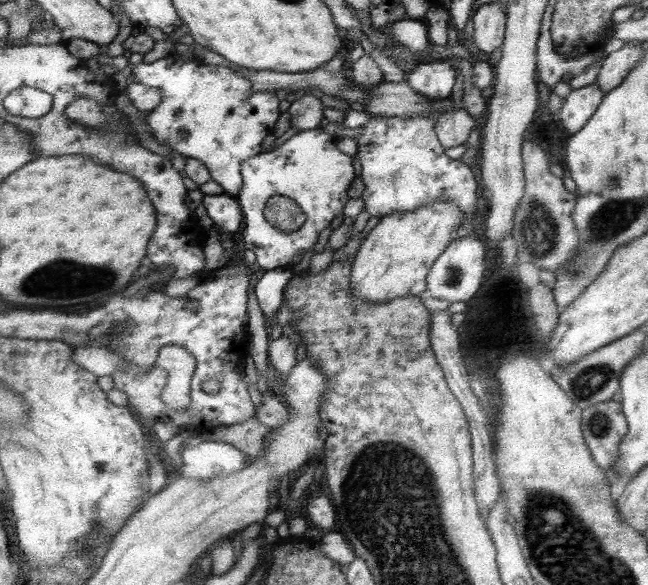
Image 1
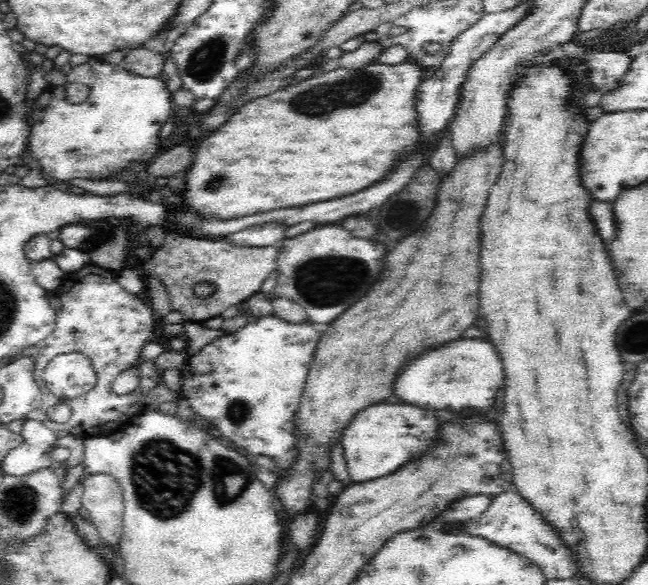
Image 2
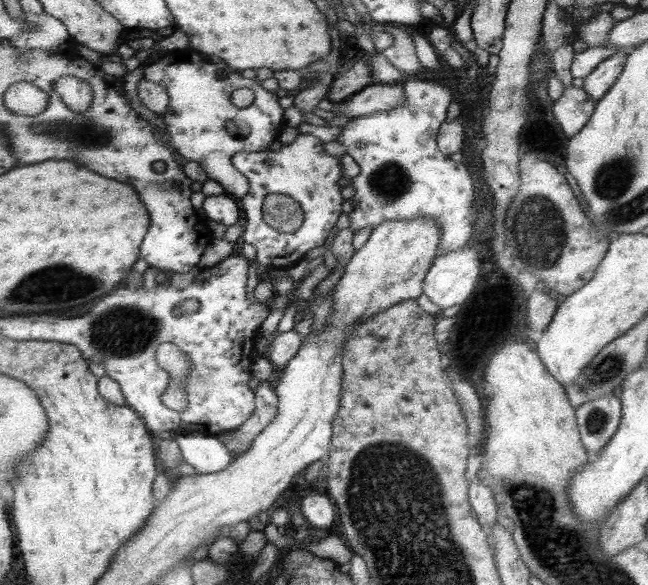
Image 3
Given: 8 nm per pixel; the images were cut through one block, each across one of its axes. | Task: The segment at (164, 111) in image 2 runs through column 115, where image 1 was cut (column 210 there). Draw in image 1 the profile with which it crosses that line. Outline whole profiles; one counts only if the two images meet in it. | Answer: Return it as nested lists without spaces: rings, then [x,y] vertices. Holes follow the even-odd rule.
[[[161,58],[151,63],[141,62],[131,69],[130,79],[161,89],[163,93],[161,104],[146,116],[152,137],[185,158],[201,160],[223,192],[237,198],[244,185],[244,162],[262,152],[265,136],[273,133],[281,118],[280,100],[275,93],[251,93],[253,83],[241,73],[227,66],[204,65],[199,61],[169,64],[169,60]]]

